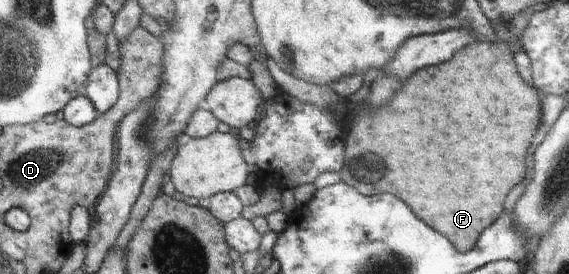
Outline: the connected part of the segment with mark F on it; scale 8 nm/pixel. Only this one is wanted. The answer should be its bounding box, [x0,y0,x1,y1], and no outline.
[338,38,542,252]

